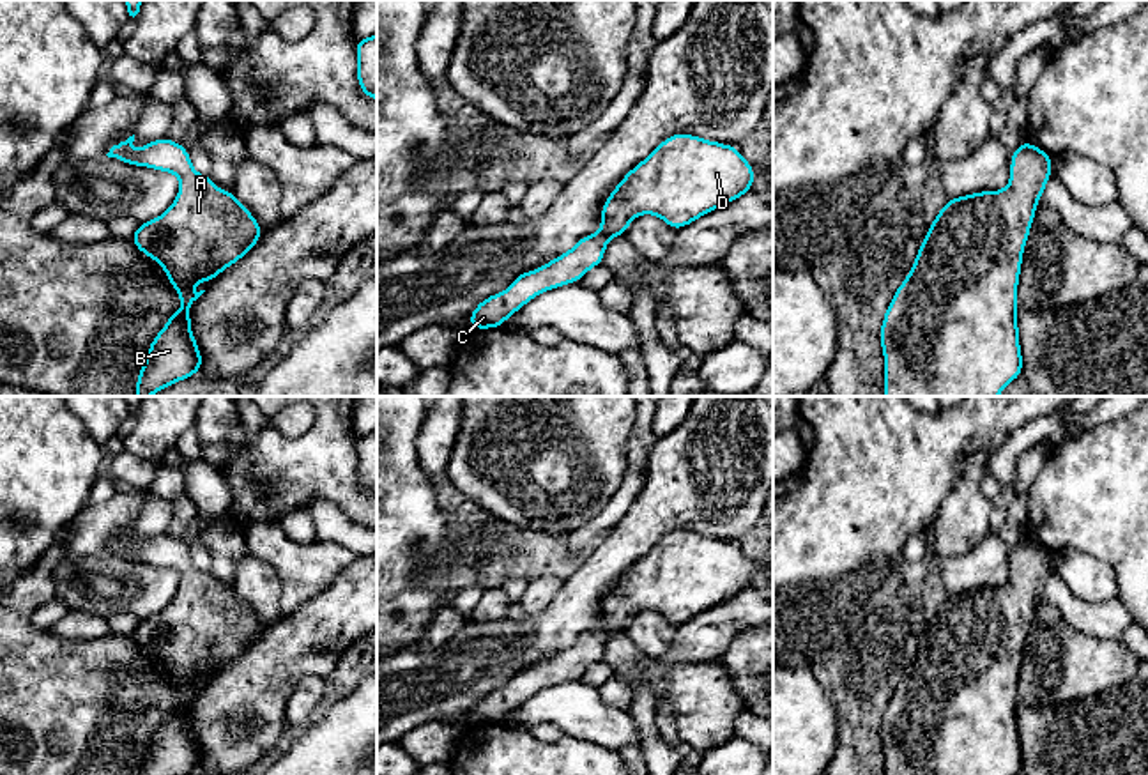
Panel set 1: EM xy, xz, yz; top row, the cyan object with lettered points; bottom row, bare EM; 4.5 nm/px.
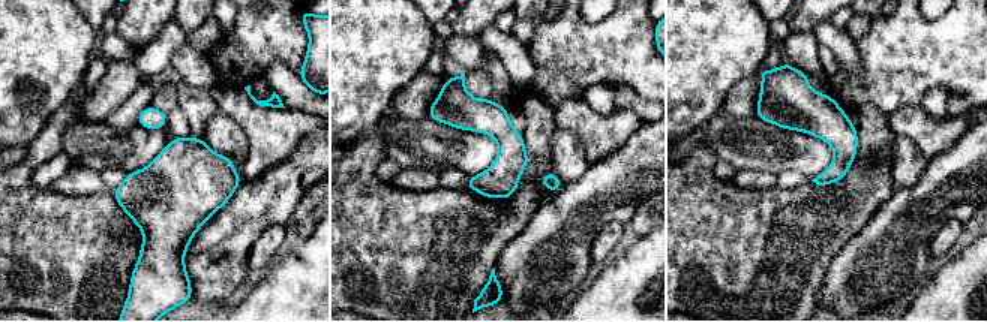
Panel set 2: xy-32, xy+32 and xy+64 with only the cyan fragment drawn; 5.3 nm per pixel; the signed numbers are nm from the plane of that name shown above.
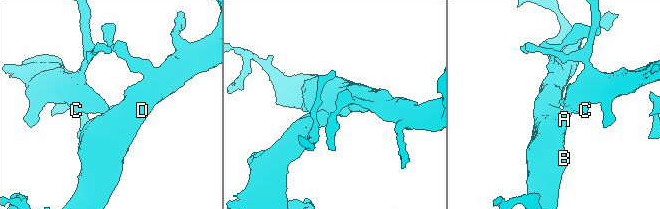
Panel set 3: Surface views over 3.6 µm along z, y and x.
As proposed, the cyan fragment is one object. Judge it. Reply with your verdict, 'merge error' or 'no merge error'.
no merge error

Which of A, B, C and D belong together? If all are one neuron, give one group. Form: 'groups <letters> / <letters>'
groups A B C D

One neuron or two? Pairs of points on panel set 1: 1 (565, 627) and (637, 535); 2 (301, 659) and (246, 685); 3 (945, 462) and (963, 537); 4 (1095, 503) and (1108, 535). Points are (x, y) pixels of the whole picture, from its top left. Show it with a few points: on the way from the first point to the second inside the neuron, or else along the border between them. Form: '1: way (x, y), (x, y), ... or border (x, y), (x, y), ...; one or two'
1: way (579, 604), (586, 588), (614, 558); one
2: way (287, 659), (282, 659), (260, 680); one
3: border (971, 453), (931, 526); two
4: way (1102, 510), (1108, 515), (1108, 528); one

